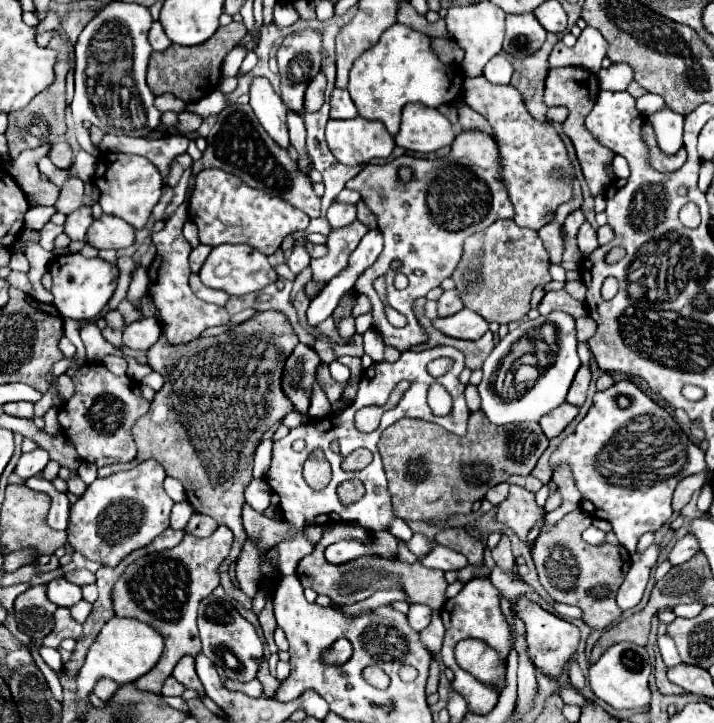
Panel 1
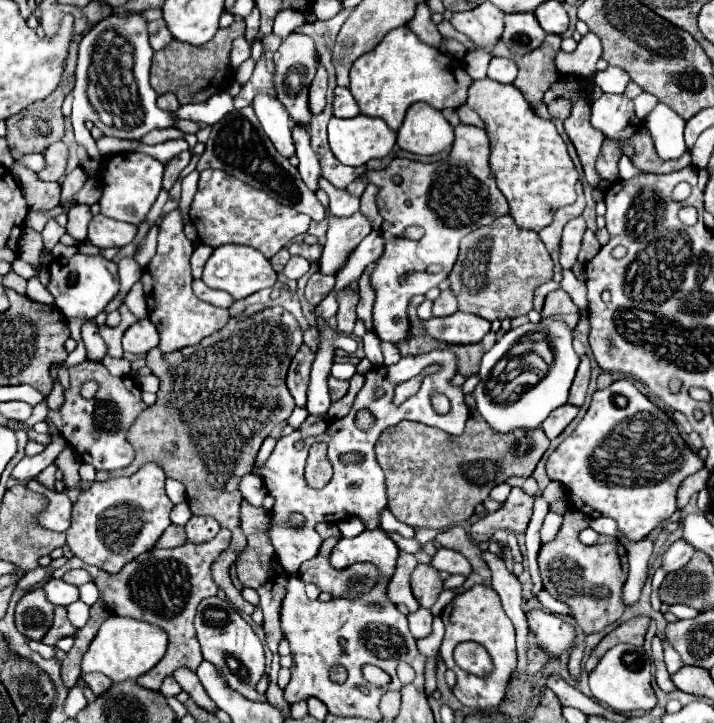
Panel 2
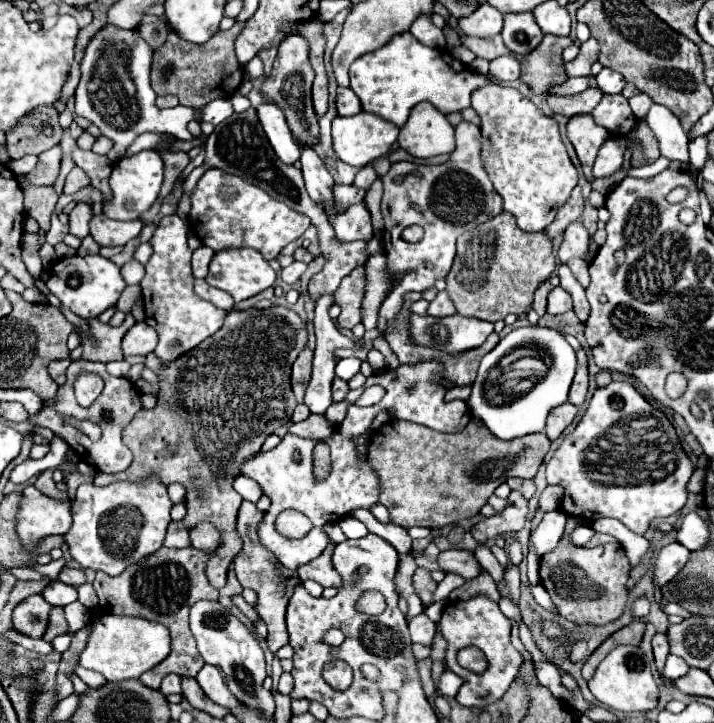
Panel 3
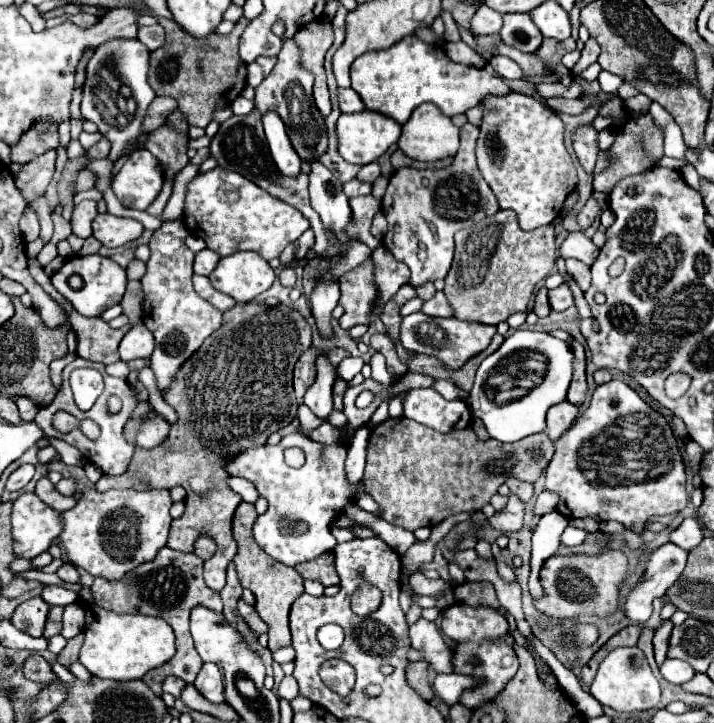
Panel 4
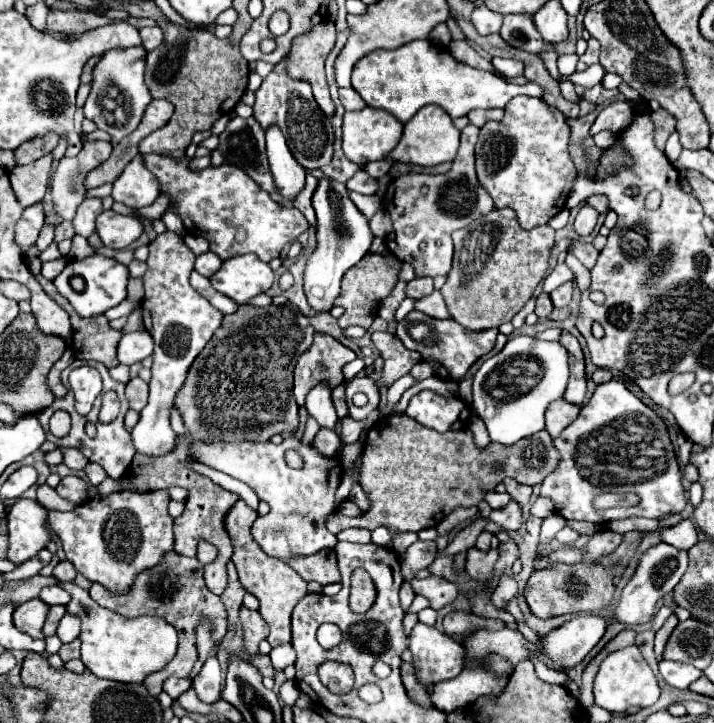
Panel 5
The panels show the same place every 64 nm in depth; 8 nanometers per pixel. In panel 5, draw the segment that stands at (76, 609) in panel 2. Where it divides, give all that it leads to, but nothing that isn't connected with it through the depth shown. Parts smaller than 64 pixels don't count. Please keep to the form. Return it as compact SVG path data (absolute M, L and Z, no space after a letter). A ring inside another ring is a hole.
M66 614L60 620L56 636L62 640L62 644L70 644L72 640L78 638L78 634L80 634L80 620L76 616L72 616L72 614Z

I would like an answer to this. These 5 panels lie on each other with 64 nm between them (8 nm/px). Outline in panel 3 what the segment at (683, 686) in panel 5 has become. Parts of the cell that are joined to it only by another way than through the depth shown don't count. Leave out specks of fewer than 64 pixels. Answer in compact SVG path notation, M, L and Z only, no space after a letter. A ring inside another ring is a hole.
M668 656L668 660L666 660L666 666L664 666L664 670L662 670L662 674L664 674L664 678L668 678L668 680L678 680L680 676L686 676L688 674L688 670L690 670L690 666L684 662L684 660L680 660L678 656Z

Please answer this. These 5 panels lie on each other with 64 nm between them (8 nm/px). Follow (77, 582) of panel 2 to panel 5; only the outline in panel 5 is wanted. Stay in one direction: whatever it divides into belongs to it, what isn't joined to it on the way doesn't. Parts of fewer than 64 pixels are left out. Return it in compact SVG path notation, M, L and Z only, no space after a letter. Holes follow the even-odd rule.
M62 560L62 562L58 562L58 566L54 568L52 576L54 576L56 580L60 580L60 582L72 582L74 576L76 576L76 570L72 568L72 564L70 564L68 560Z

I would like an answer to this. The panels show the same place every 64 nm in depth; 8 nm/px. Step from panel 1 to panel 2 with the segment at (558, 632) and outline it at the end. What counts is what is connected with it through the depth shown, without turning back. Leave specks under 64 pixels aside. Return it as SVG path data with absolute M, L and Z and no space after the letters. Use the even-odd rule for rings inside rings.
M532 610L532 612L528 612L528 624L534 630L538 642L554 658L560 656L564 650L568 650L576 640L574 628L554 614L548 614L542 610Z

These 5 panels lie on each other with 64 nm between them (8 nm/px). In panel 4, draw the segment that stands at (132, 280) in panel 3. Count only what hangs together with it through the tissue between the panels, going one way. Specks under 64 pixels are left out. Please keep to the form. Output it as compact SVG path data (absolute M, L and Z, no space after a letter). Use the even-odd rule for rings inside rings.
M134 258L134 260L128 264L128 268L126 268L128 280L140 280L140 278L144 276L144 272L146 272L146 264L140 262L140 260L136 260L136 258Z

